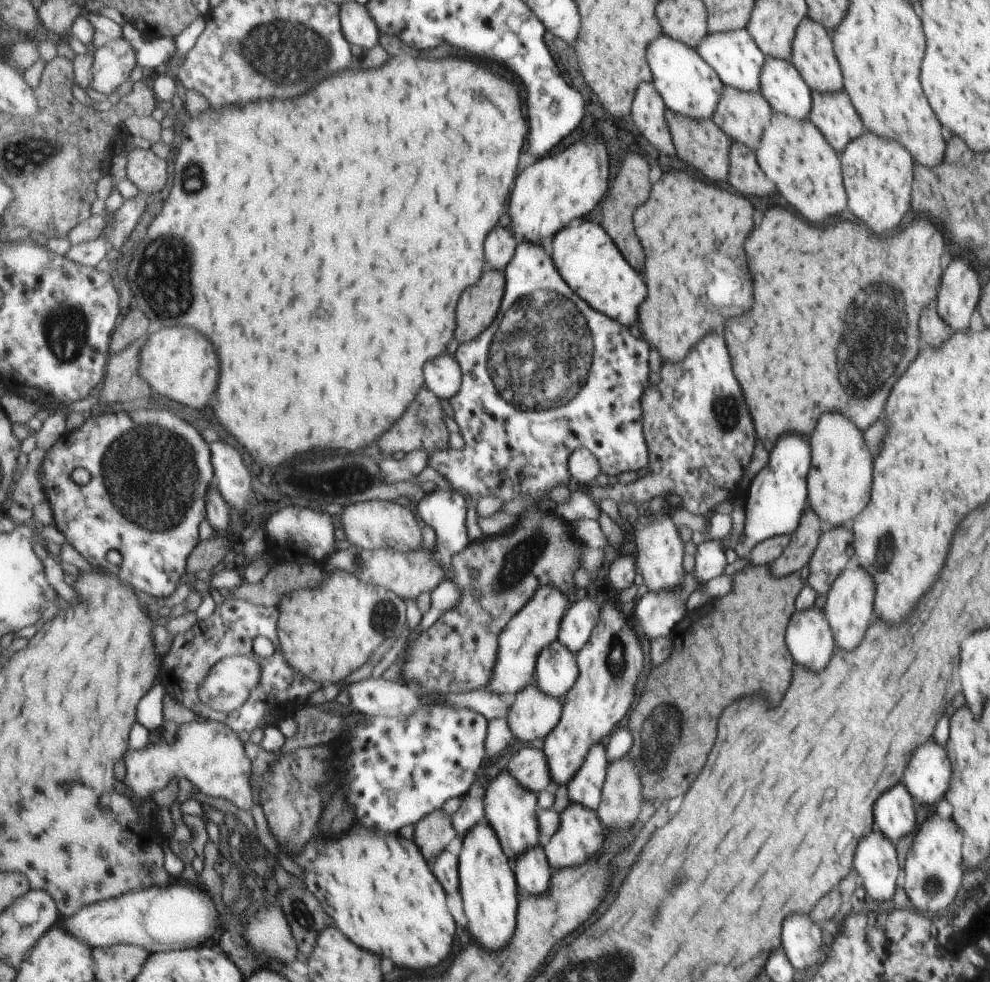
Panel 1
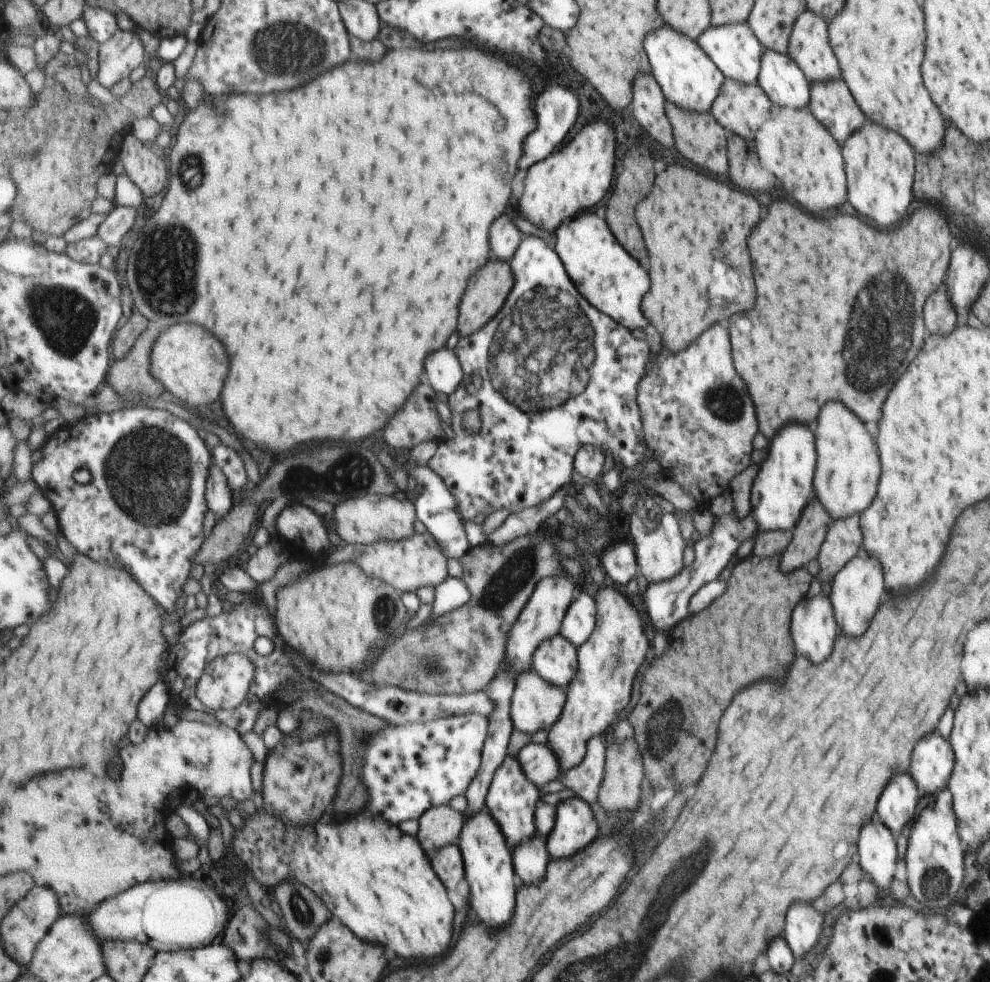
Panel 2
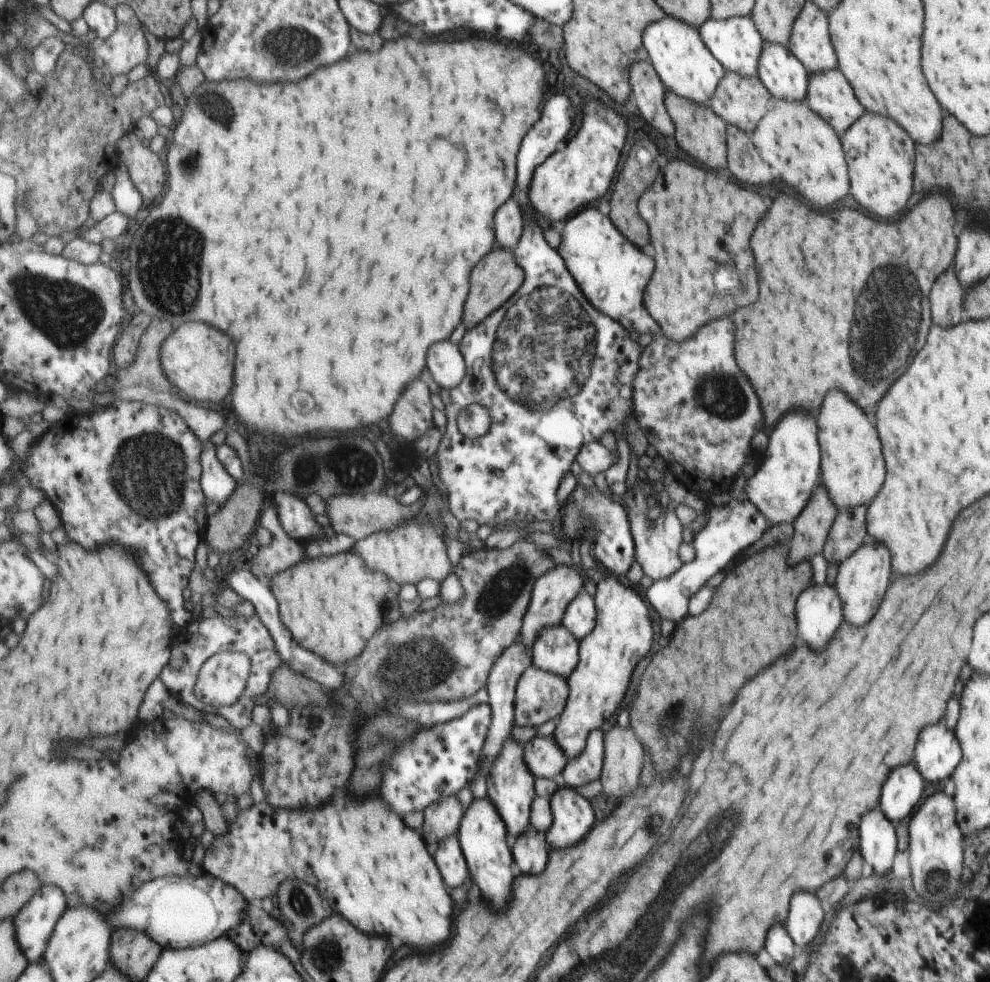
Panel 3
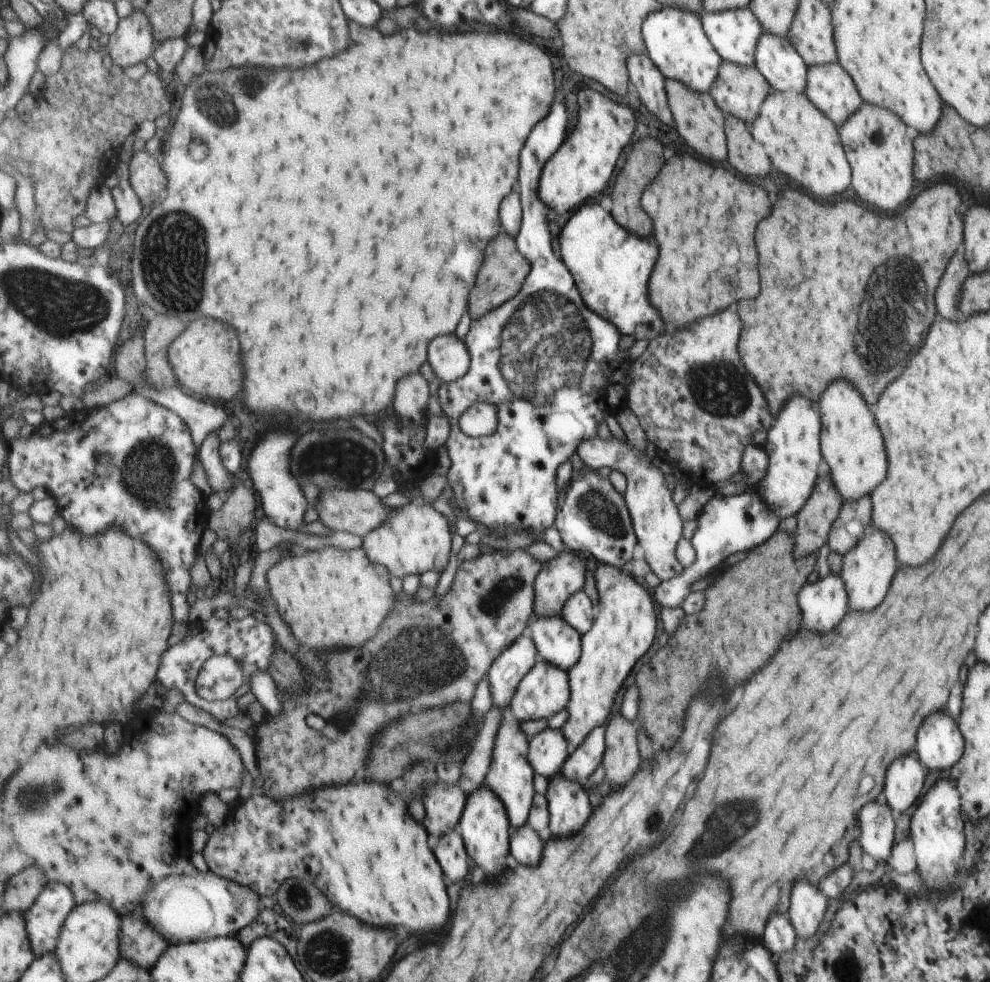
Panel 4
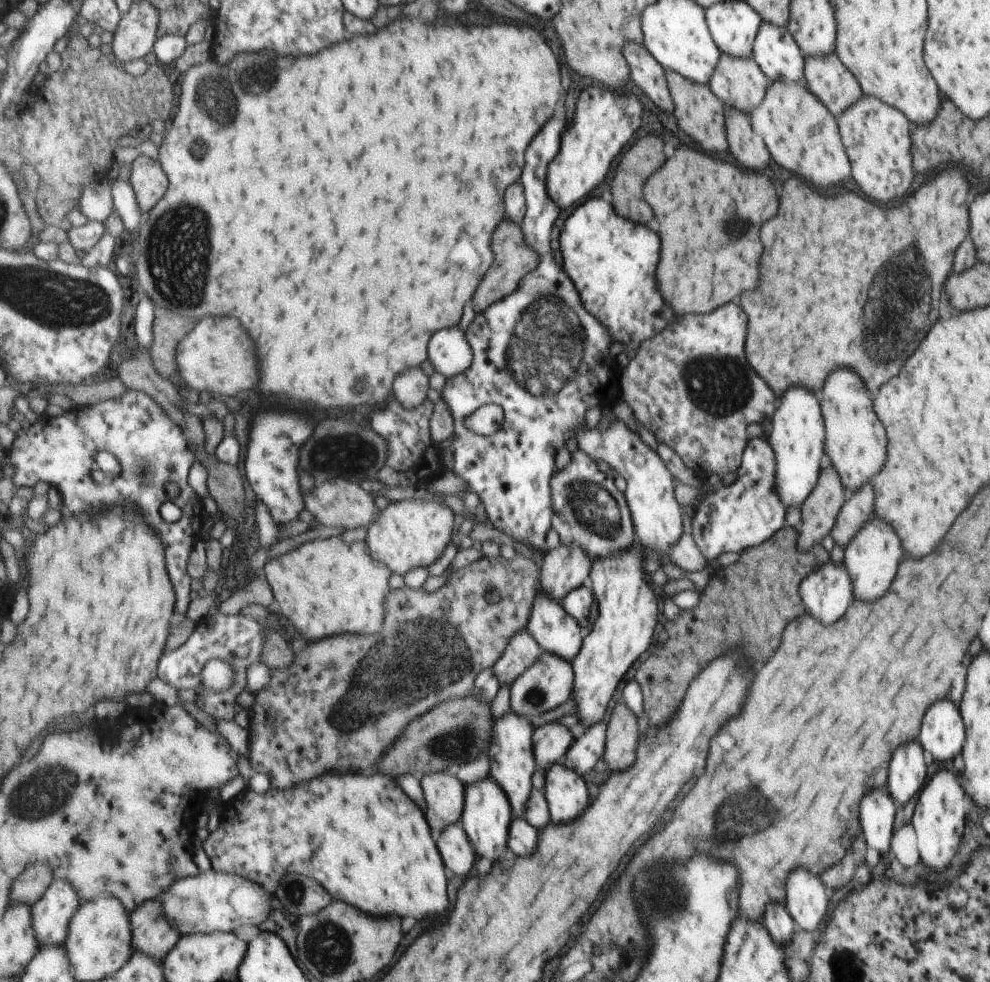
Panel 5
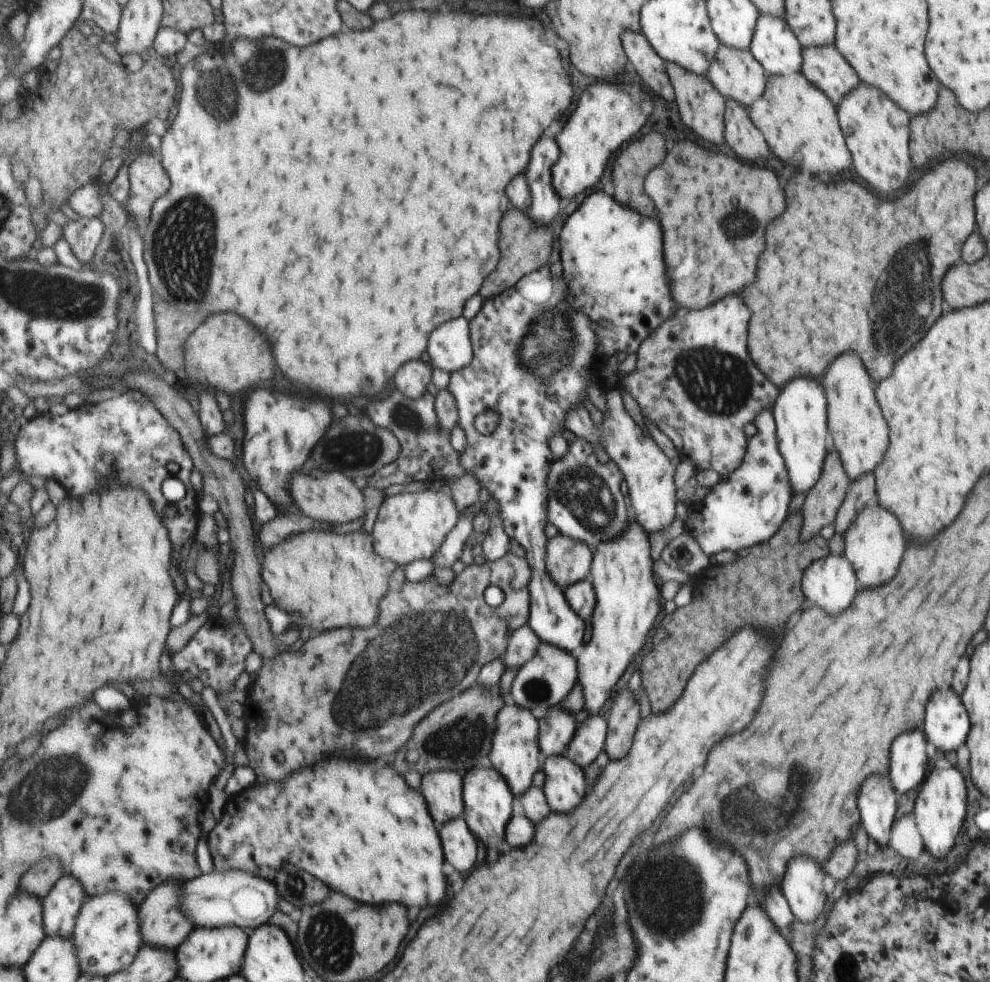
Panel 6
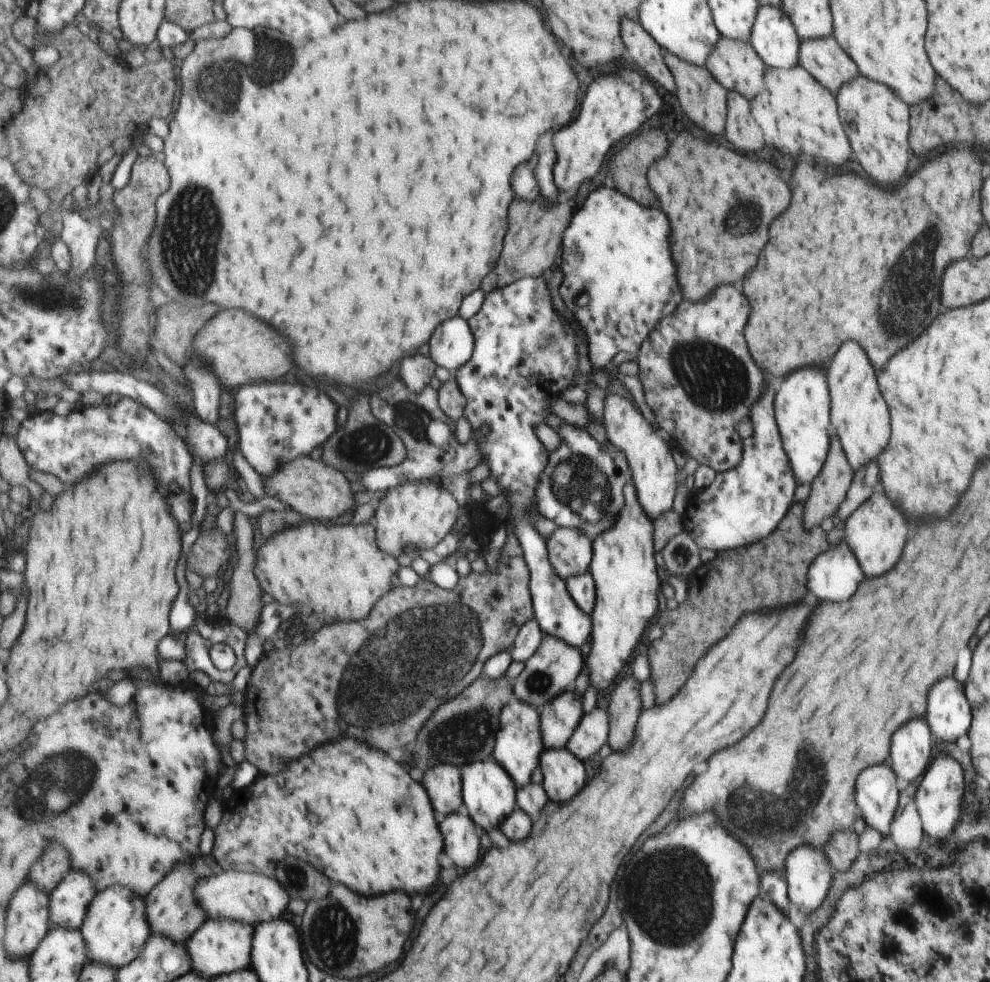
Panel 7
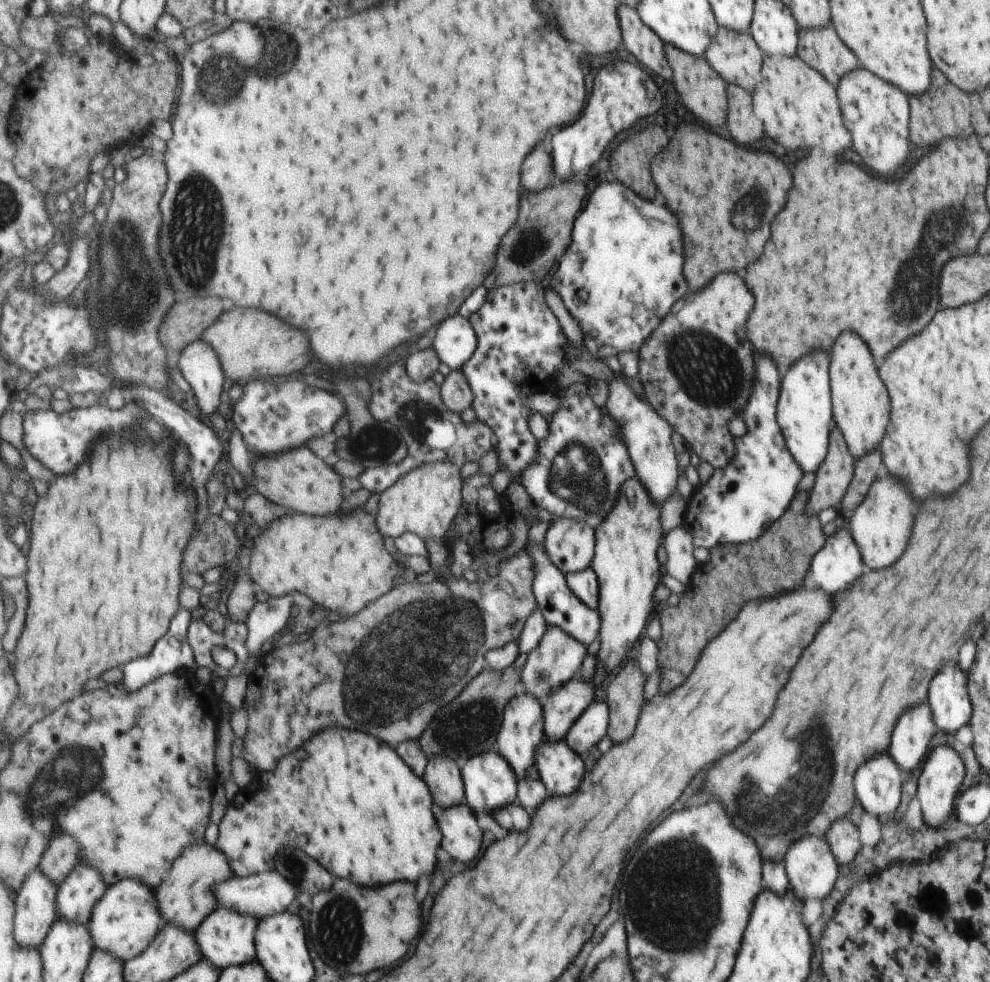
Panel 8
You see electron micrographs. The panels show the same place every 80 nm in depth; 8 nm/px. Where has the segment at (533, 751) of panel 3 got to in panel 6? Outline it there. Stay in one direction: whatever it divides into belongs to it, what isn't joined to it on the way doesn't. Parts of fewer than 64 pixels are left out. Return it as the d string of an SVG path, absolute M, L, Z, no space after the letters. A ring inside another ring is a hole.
M557 705L539 721L539 742L543 758L566 755L578 730L575 715Z

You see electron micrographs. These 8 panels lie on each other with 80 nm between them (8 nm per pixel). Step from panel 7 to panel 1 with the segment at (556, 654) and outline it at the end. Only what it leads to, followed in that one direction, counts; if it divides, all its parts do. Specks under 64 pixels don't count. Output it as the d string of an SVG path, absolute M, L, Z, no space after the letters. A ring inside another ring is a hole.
M533 680L515 696L507 718L515 738L525 745L535 738L545 740L561 720L563 700L542 691L537 680Z

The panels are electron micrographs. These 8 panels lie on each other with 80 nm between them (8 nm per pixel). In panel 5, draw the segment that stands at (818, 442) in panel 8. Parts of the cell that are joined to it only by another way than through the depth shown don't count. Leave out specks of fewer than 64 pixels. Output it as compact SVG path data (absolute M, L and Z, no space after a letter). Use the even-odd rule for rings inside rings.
M801 386L785 390L781 396L781 406L777 406L777 414L771 416L768 442L776 456L774 491L785 508L799 506L812 492L819 474L819 458L823 456L823 418L820 402L817 402L813 392Z

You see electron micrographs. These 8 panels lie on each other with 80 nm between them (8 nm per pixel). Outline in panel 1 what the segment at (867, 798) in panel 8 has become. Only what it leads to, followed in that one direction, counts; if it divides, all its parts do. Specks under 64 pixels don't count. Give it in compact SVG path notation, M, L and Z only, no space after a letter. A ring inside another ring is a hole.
M869 830L869 834L861 838L861 846L857 846L854 869L865 894L874 900L890 899L899 870L894 844L879 830Z

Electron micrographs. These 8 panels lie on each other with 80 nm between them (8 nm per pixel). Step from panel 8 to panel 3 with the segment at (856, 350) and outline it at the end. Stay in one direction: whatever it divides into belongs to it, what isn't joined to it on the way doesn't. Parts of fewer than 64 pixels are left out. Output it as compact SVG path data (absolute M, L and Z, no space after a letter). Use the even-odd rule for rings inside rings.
M829 390L829 394L825 394L825 402L818 410L817 440L819 440L819 450L821 450L822 485L826 488L834 505L841 510L853 509L859 505L867 506L883 482L883 474L885 474L883 450L876 427L871 426L866 413L857 406L857 402L853 402L841 390Z

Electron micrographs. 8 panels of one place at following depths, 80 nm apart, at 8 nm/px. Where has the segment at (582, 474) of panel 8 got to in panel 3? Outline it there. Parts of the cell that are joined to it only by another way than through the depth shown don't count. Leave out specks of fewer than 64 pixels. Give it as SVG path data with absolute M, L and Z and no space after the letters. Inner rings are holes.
M599 484L588 489L585 486L577 485L571 496L564 503L561 515L562 530L573 539L581 540L581 534L593 526L595 538L592 544L592 553L613 575L623 578L631 564L636 560L636 544L631 530L631 523L628 519L626 505L619 504L613 500L608 489L599 489ZM609 493L609 496L605 496Z

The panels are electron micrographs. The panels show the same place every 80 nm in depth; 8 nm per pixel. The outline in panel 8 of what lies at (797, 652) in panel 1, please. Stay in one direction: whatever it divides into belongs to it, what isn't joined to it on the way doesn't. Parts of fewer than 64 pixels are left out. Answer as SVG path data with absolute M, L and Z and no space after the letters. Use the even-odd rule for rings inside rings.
M839 527L811 560L809 580L827 594L845 590L861 574L861 557L850 532Z

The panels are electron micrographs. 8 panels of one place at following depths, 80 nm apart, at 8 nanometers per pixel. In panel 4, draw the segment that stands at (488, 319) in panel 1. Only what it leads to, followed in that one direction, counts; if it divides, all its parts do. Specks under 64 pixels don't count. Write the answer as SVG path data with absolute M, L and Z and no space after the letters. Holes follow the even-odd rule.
M507 231L501 232L495 238L493 246L489 246L489 258L485 260L485 266L473 290L473 298L469 302L469 314L472 320L484 317L499 305L504 305L509 299L516 297L531 272L532 262L519 250L516 238Z

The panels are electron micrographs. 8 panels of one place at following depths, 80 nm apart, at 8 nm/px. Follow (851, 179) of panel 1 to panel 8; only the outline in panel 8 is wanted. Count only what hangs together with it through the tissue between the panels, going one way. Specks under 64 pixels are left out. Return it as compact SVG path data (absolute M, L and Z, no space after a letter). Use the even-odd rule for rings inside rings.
M859 66L841 76L837 83L837 94L841 94L841 110L845 110L845 122L849 122L849 130L853 130L853 150L861 156L863 164L881 176L889 176L901 168L909 152L909 108L903 91Z

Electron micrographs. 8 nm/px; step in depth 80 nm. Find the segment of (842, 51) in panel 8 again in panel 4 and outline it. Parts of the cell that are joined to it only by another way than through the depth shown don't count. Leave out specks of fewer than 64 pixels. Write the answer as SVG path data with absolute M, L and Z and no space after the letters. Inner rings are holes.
M836 60L809 66L805 94L817 110L838 125L862 103L851 78Z

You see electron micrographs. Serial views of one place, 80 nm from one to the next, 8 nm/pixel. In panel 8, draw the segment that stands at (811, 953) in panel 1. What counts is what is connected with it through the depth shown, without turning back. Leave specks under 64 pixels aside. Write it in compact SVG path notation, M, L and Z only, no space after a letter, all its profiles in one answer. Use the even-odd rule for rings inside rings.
M805 836L801 842L793 842L793 846L789 846L789 854L783 858L783 866L791 892L802 902L807 898L822 899L831 890L838 873L838 864L828 844L817 836Z

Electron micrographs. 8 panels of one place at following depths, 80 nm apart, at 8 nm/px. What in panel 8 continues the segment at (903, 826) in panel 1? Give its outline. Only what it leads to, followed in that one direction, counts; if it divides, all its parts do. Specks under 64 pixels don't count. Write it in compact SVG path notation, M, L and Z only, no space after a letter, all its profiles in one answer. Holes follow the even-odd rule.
M927 702L905 710L905 718L901 718L897 730L893 730L893 746L889 746L889 756L899 770L907 774L915 765L921 765L936 729Z

